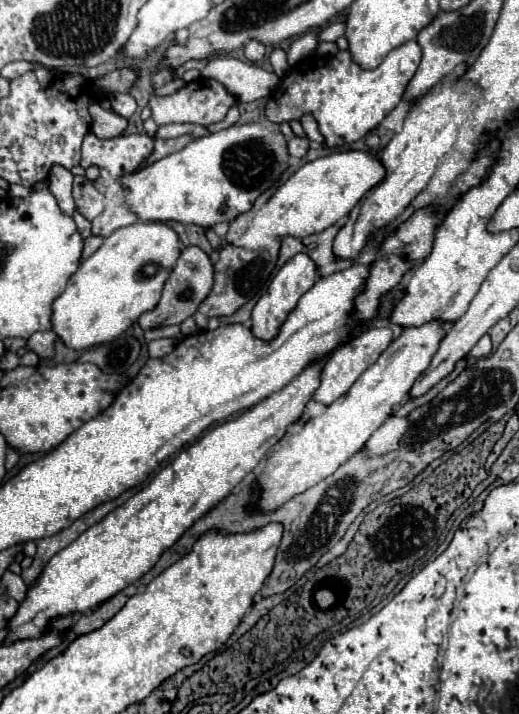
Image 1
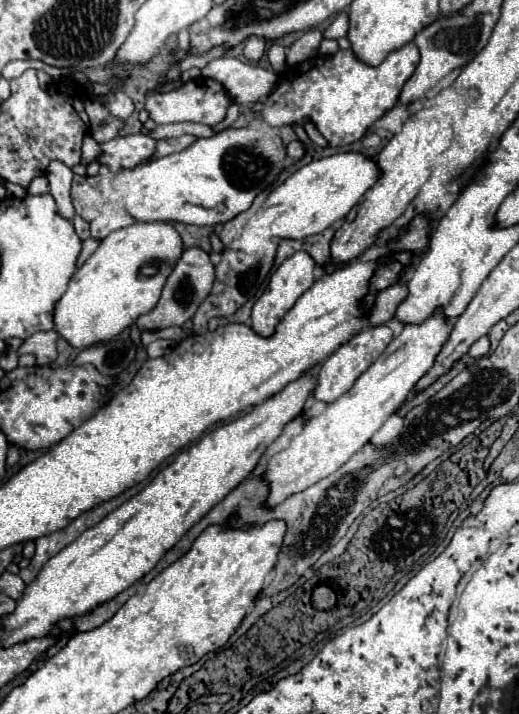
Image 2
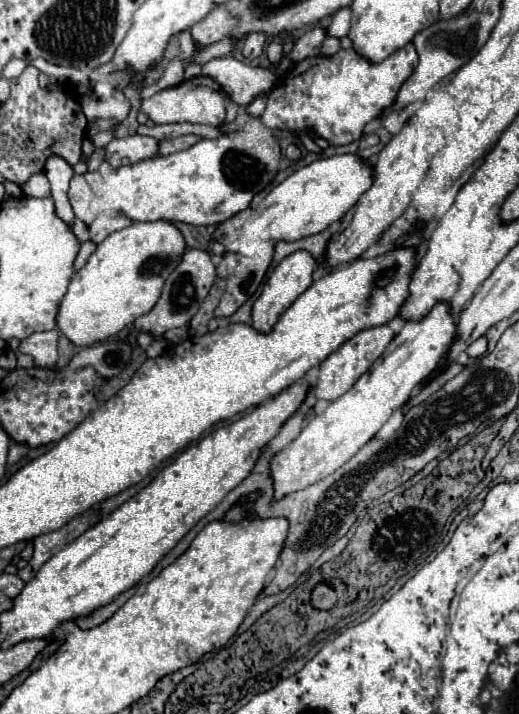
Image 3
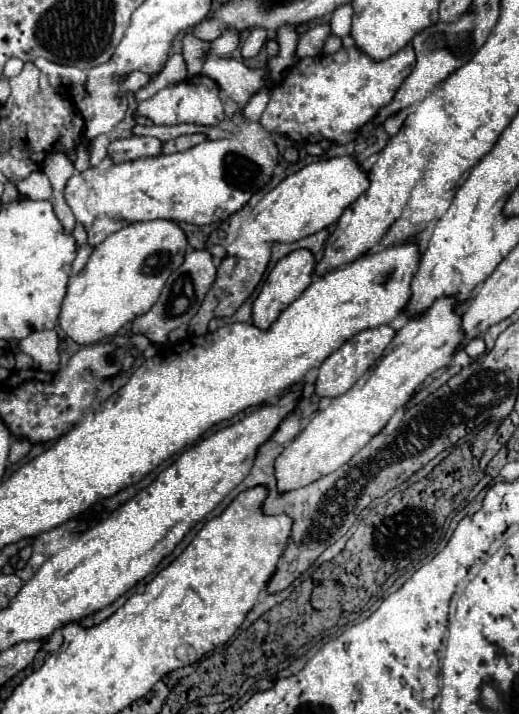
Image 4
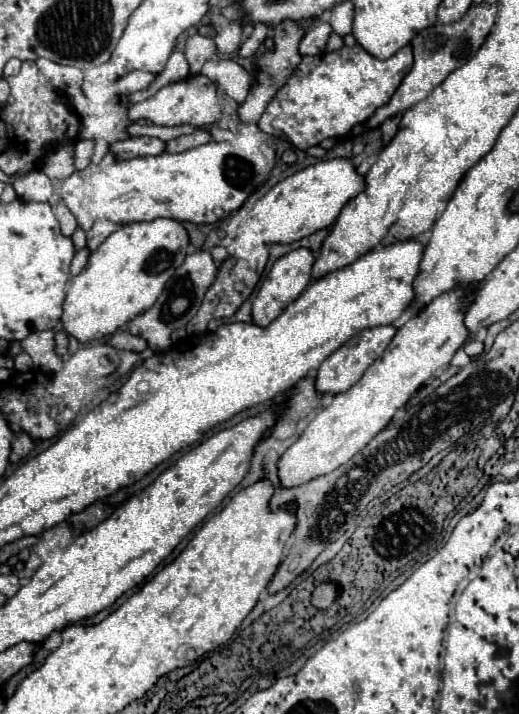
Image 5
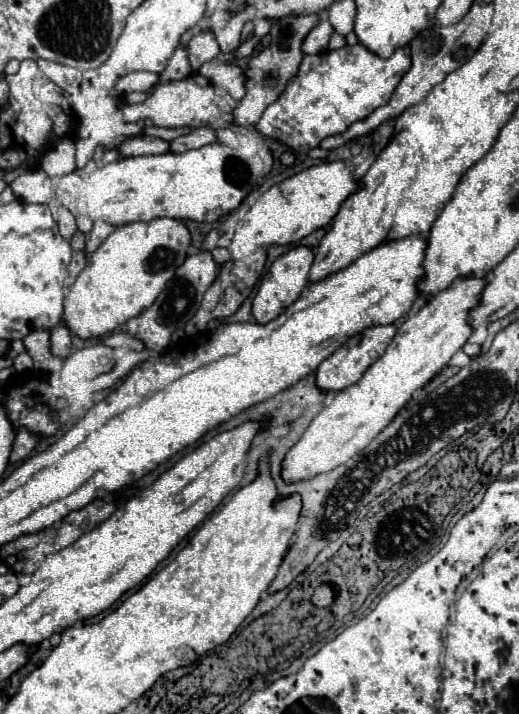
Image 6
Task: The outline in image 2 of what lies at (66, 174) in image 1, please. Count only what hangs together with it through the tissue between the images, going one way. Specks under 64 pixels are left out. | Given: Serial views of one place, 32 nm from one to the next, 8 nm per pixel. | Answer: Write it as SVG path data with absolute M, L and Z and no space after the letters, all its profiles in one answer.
M50 162L46 178L50 182L50 194L56 200L56 206L64 218L74 216L74 204L70 198L70 186L72 186L72 170L64 166L62 162Z

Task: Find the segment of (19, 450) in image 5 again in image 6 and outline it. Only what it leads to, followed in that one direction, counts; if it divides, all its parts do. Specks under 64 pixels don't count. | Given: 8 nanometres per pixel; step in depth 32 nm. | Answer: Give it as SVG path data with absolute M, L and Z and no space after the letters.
M20 428L20 430L16 432L16 442L14 442L14 450L12 450L10 462L20 462L20 460L24 460L24 458L32 452L32 448L36 446L36 442L38 442L38 436L34 436L32 432Z

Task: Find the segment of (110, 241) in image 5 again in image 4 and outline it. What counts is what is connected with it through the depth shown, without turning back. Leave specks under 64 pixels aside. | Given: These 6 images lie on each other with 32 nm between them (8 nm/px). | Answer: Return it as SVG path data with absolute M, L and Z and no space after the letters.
M172 220L134 222L110 234L94 248L86 266L78 274L70 276L68 292L58 316L64 334L80 346L88 346L118 334L120 328L156 304L166 278L174 272L176 264L182 262L182 252L186 248L186 236Z

